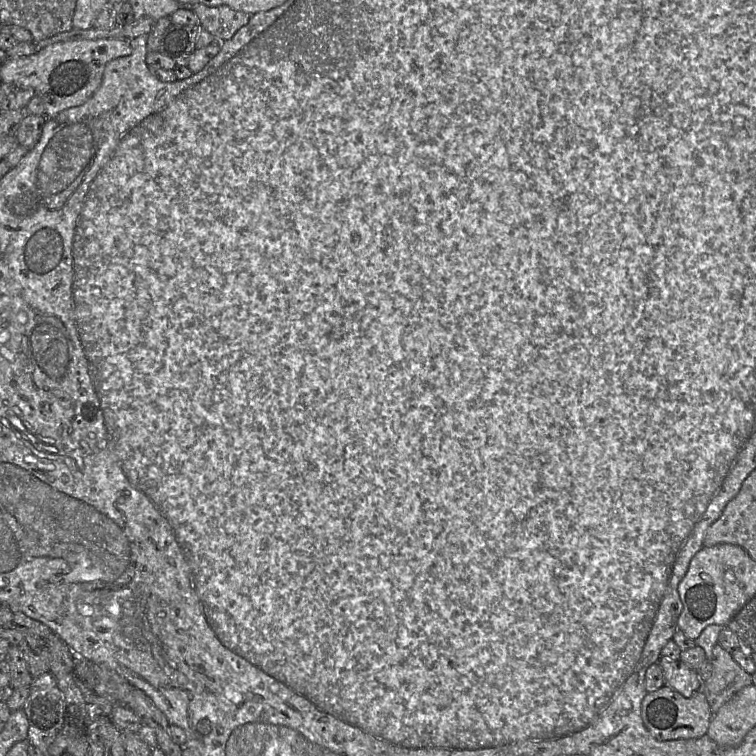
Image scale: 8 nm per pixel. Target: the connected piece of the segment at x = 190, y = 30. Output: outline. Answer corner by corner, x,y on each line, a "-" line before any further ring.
171,24
160,42
160,52
175,60
182,54
192,54
196,49
196,41
201,30
200,24

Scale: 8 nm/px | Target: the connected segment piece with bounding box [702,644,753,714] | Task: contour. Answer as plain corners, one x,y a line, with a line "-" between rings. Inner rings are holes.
719,644
713,648
711,663
713,674
703,683
702,691
714,714
742,688
753,683
752,675

